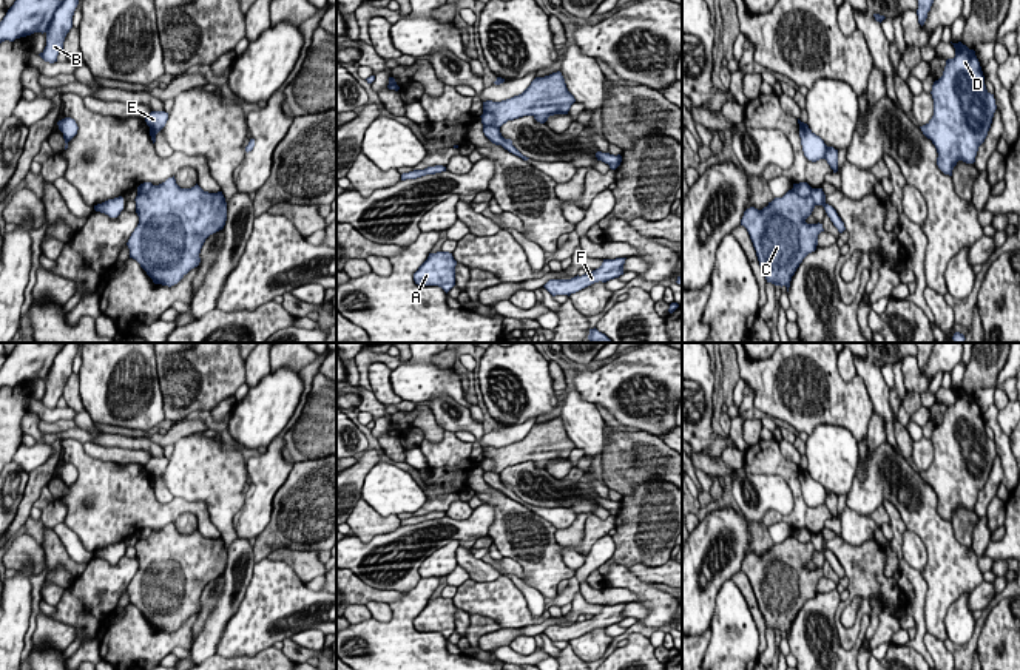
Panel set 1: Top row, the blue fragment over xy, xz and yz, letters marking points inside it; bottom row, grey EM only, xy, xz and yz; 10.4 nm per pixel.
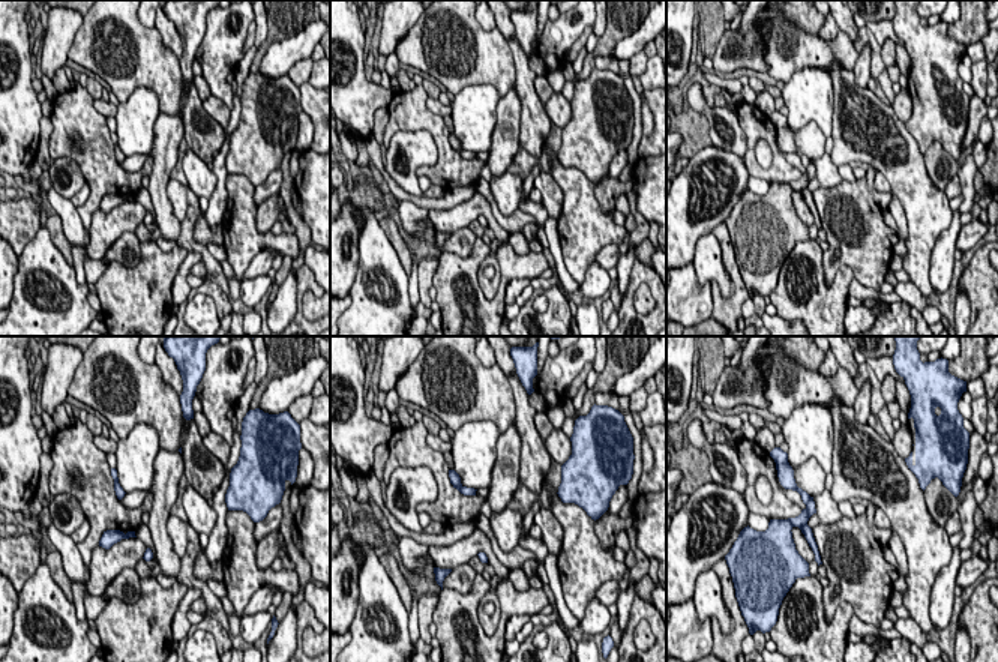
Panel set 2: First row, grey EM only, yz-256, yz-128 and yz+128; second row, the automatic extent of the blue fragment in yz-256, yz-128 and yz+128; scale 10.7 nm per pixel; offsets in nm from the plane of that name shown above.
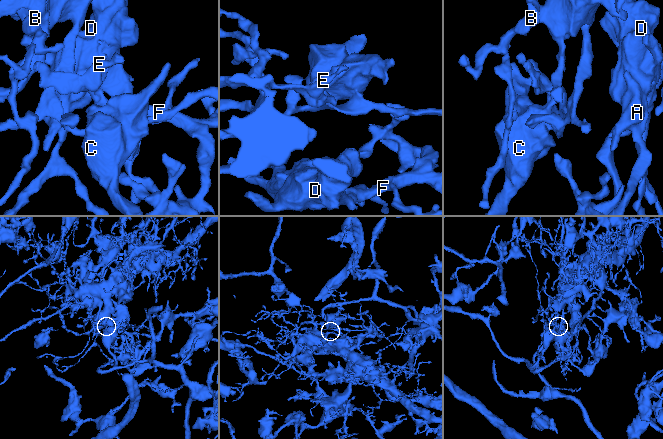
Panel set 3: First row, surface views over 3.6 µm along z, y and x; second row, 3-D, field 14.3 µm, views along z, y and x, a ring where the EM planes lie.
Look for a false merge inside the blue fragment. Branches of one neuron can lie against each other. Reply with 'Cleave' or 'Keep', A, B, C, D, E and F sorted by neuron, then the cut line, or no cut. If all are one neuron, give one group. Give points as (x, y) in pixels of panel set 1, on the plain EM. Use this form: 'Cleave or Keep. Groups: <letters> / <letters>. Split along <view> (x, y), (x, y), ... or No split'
Cleave. Groups: A B D E F / C. Split along yz (792, 534), (803, 542), (810, 542), (815, 550)

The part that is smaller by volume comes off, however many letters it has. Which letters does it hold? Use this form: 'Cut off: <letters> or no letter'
Cut off: A, B, D, E, F

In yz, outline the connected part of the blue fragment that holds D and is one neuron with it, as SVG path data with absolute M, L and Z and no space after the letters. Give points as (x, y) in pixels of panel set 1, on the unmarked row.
M961 387L952 389L955 403L946 406L943 421L932 431L934 462L920 472L923 480L932 486L937 494L937 511L952 522L958 506L974 509L978 492L985 488L997 455L994 440L986 435L985 421L974 395Z

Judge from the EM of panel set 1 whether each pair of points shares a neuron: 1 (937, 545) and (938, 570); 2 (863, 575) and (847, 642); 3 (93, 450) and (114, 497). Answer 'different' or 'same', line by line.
1: same
2: same
3: different

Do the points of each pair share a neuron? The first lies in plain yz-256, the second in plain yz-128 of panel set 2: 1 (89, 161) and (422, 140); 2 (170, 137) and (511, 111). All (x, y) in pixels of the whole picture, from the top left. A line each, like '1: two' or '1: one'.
1: two
2: one

